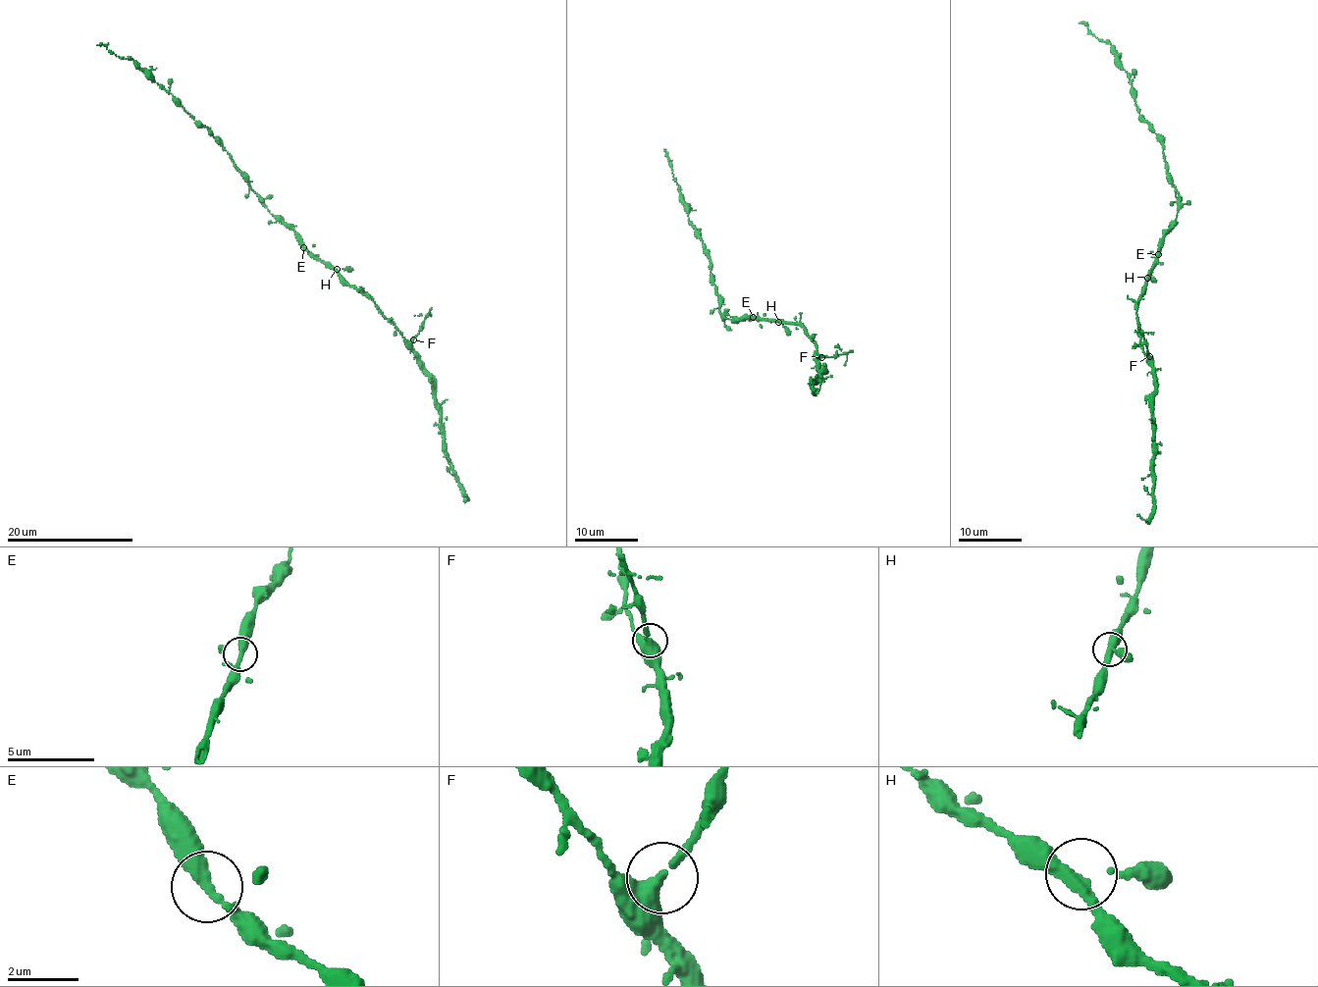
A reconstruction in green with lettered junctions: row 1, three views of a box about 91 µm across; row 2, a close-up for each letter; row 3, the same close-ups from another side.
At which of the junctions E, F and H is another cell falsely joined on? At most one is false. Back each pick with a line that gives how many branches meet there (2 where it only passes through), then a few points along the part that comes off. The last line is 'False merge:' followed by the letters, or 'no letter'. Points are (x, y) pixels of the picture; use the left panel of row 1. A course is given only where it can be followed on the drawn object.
False merge: no letter

